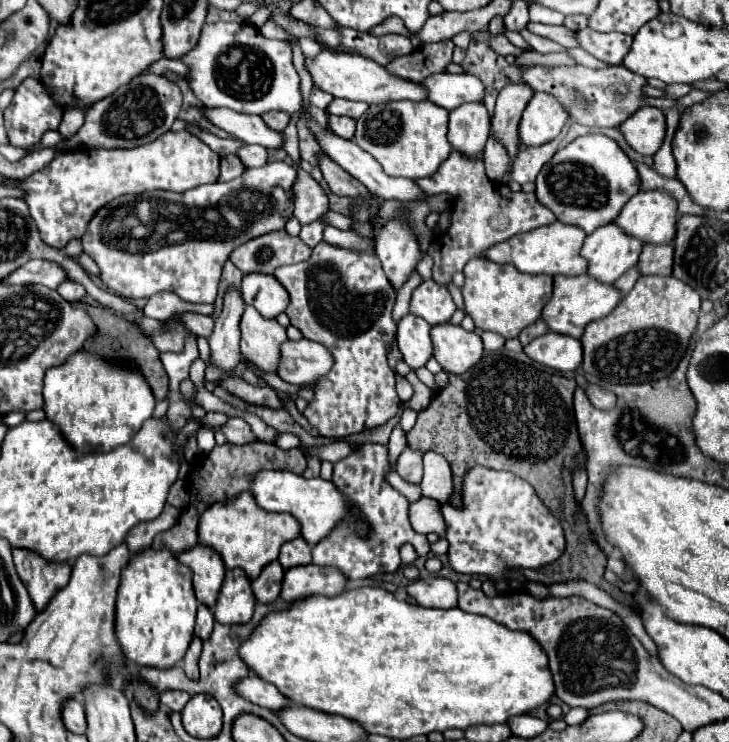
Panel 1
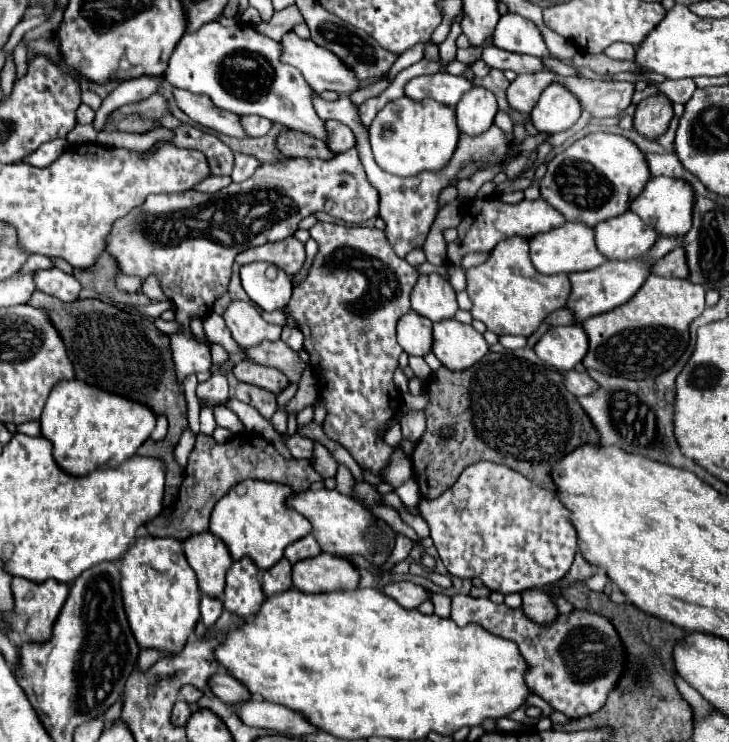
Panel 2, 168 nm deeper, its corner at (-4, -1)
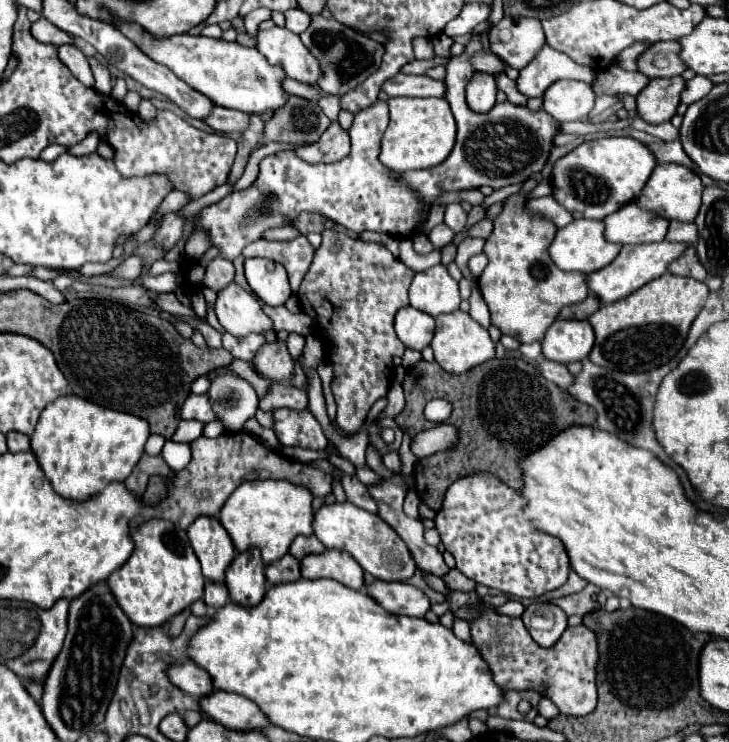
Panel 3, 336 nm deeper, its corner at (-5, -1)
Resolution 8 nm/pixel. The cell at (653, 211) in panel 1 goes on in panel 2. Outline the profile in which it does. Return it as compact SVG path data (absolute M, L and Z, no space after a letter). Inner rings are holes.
M652 177L646 189L632 201L630 211L634 211L660 237L682 237L690 231L692 225L692 205L694 205L694 191L686 181L672 177Z

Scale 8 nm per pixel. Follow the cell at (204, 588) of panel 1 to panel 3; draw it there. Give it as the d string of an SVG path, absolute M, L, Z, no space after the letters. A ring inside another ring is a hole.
M197 517L187 527L187 535L201 561L203 577L207 581L223 581L223 573L235 557L235 547L229 533L219 523L219 517Z

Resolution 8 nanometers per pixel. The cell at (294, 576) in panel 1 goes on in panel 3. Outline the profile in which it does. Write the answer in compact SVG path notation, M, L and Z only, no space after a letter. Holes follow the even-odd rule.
M325 549L323 553L303 557L301 575L305 579L335 579L355 591L363 587L363 569L359 567L359 563L347 551L337 549Z

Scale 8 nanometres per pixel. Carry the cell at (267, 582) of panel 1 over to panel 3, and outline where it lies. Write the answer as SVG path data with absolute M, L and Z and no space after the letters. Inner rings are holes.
M287 553L287 555L281 557L279 561L273 561L273 563L269 563L269 565L265 567L265 577L267 577L267 581L269 581L271 585L297 581L297 579L301 579L299 561Z

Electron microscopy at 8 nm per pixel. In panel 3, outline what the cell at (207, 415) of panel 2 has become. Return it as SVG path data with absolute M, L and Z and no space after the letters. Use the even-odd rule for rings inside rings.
M181 421L177 427L177 433L171 437L171 441L179 441L179 443L191 443L195 441L203 431L203 423L199 421Z

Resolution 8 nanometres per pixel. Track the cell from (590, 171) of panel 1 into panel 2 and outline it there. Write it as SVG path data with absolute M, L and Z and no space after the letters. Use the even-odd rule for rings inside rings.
M590 133L558 153L540 181L542 199L560 211L566 221L578 221L596 227L600 221L618 217L630 209L630 203L650 181L644 153L622 135Z

